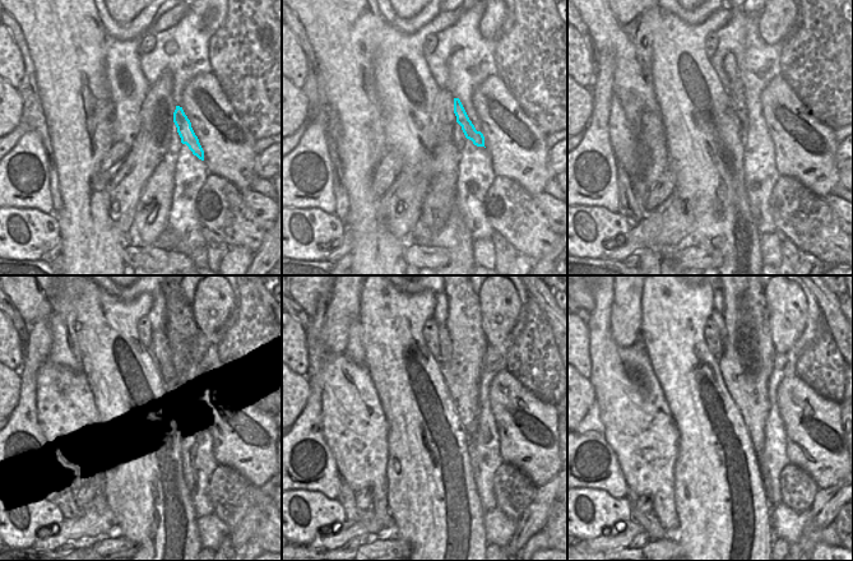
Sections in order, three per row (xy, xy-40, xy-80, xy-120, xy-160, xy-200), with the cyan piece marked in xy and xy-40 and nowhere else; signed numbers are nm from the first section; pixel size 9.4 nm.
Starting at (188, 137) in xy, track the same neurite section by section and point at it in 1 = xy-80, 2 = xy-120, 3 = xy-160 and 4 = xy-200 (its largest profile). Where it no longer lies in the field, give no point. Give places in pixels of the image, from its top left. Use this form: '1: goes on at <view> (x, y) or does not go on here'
1: goes on at xy-80 (736, 93)
2: goes on at xy-120 (172, 378)
3: goes on at xy-160 (445, 347)
4: goes on at xy-200 (717, 318)

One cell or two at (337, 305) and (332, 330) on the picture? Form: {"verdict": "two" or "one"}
{"verdict": "one"}

